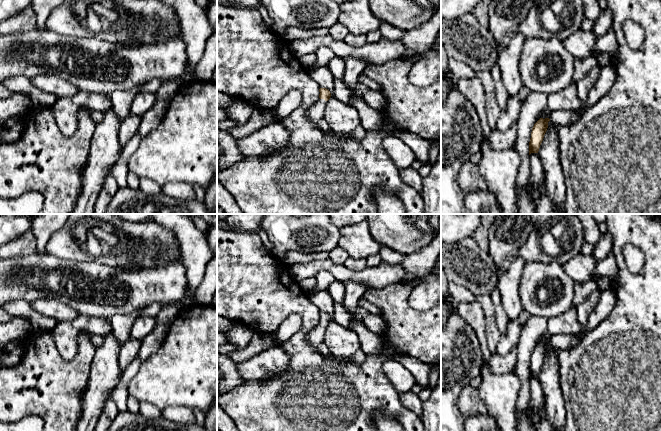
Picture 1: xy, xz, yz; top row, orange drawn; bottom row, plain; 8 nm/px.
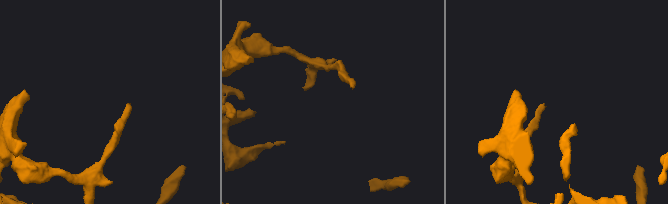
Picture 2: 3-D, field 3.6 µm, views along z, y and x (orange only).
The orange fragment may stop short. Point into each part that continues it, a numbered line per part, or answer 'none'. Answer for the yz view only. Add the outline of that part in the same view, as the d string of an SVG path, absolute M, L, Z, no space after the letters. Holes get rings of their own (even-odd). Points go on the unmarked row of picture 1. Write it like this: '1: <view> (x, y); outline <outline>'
1: yz (561, 341); outline M572 334L551 335L549 339L549 343L553 347L566 350L572 347L572 341L575 336L576 335L572 335Z

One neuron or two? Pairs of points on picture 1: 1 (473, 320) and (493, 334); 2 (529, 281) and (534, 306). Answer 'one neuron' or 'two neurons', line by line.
1: two neurons
2: one neuron

